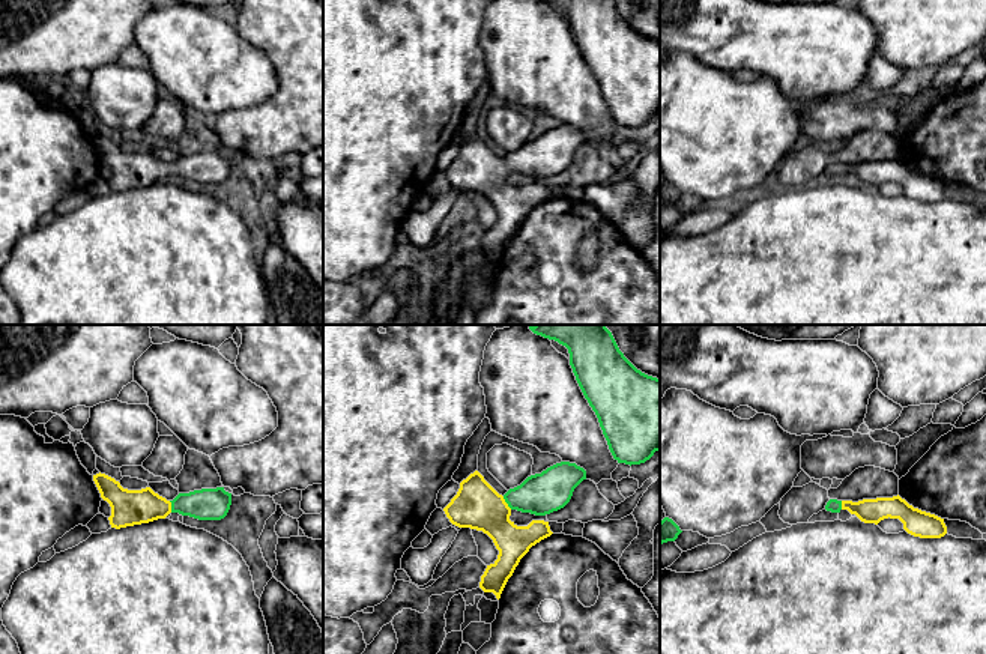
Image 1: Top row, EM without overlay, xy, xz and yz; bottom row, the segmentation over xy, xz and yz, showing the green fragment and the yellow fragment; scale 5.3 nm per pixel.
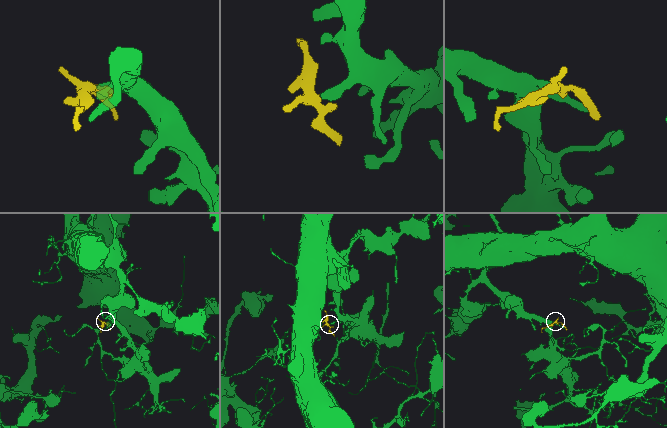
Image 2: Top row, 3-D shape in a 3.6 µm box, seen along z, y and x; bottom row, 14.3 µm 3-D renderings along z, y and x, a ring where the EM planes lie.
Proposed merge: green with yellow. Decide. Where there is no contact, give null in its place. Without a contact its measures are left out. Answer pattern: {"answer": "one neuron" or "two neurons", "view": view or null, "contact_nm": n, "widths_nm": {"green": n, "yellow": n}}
{"answer": "one neuron", "view": "xz", "contact_nm": 90, "widths_nm": {"green": 220, "yellow": 260}}

